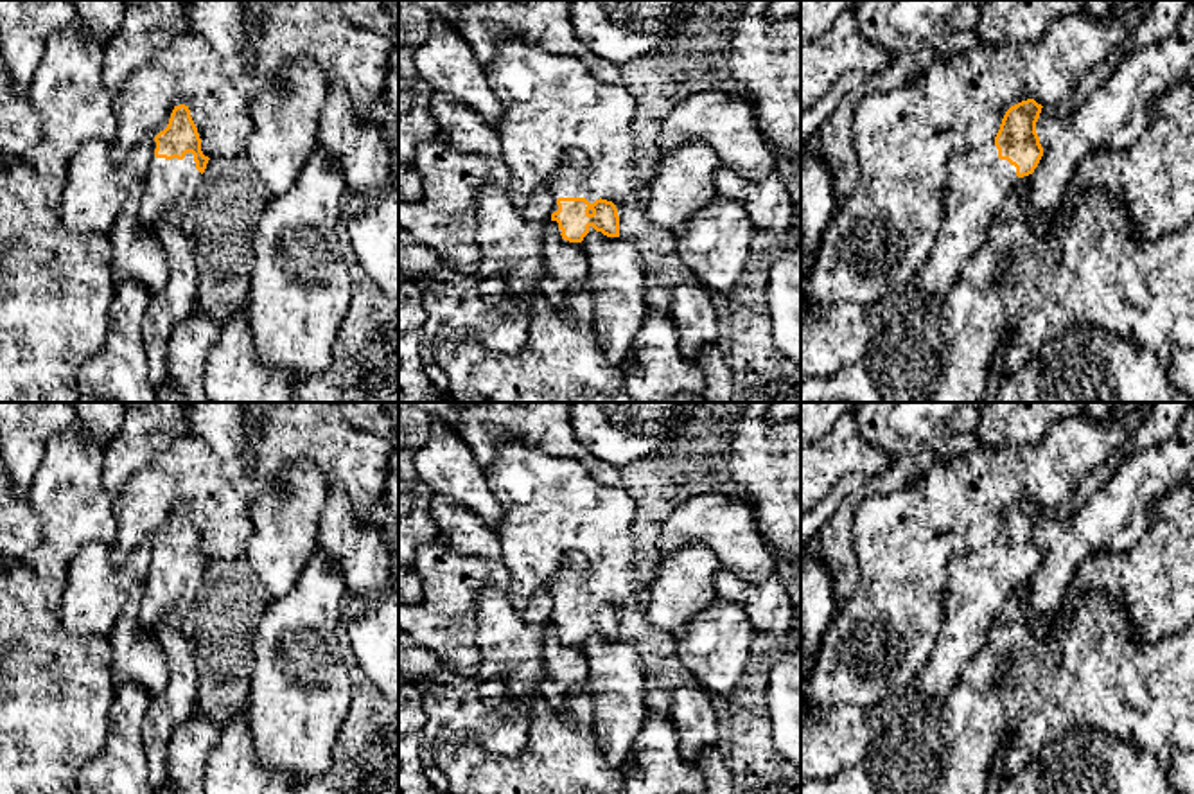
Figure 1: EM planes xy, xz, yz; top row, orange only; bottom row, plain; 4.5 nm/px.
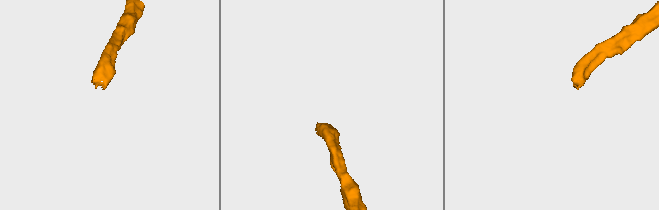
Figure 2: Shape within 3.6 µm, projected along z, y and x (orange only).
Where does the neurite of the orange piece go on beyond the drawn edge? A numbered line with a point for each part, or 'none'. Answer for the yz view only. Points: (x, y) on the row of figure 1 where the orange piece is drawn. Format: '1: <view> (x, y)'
1: yz (975, 203)

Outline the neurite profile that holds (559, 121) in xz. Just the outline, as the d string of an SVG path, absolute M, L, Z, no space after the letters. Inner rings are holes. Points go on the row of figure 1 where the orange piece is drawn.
M519 32L497 38L496 56L485 75L503 106L497 126L501 158L510 167L508 194L519 208L539 187L551 189L557 178L591 189L614 205L637 201L646 187L636 176L641 156L632 122L637 106L621 83L603 83L575 56L546 52Z

